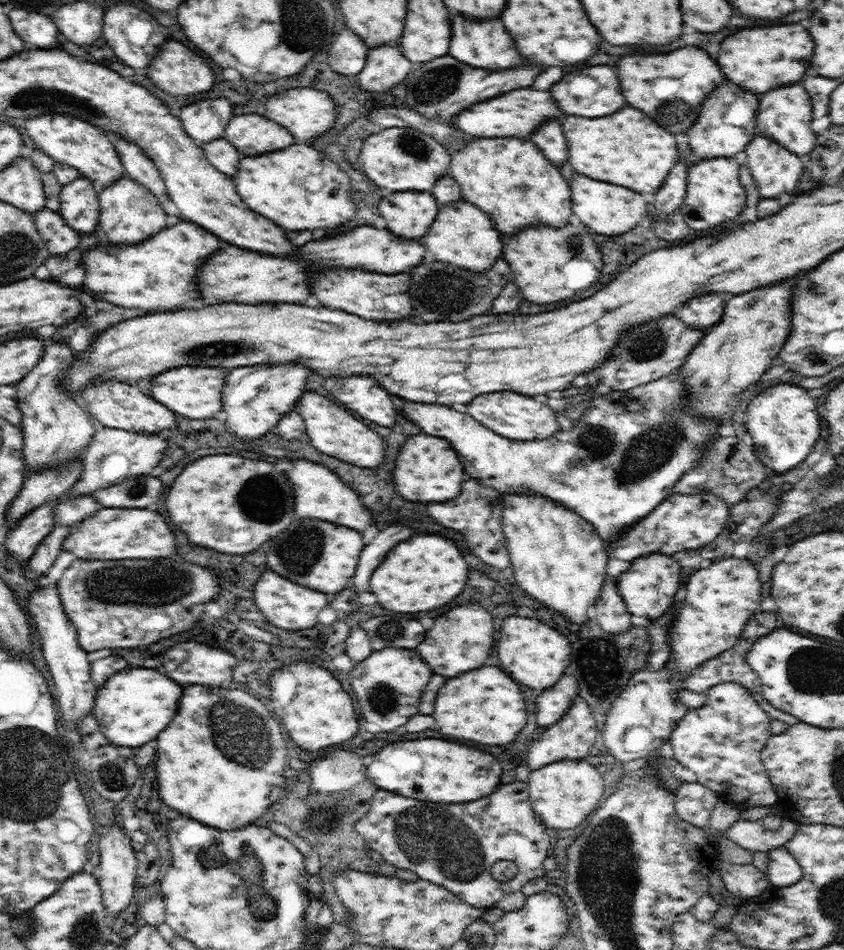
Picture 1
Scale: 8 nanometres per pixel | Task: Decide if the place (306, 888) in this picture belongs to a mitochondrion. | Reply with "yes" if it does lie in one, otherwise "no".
no

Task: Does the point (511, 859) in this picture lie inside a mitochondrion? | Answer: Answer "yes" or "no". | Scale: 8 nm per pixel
no

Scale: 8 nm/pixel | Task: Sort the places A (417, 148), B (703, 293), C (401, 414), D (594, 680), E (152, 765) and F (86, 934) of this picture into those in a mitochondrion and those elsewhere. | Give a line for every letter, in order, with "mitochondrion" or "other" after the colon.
A: mitochondrion
B: other
C: other
D: mitochondrion
E: other
F: mitochondrion

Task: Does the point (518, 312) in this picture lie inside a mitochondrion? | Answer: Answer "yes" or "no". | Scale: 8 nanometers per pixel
no

